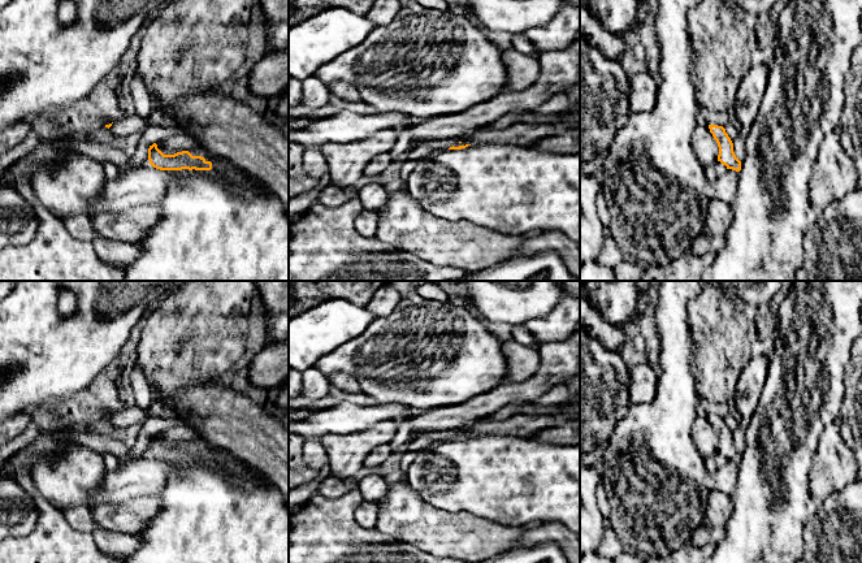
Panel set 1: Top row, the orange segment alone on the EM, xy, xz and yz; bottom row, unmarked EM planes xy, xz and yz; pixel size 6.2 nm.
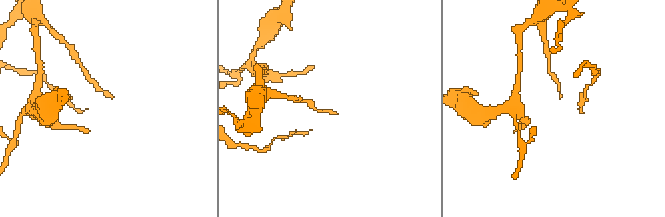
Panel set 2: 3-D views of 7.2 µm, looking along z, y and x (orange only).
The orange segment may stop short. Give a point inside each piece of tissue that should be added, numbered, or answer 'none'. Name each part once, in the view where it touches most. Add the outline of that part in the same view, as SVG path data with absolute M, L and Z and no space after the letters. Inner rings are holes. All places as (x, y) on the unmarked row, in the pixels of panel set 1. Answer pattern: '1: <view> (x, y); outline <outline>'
1: xy (225, 459); outline M199 438L195 441L189 442L192 447L202 447L205 450L205 452L211 452L212 454L212 460L207 462L211 465L221 465L224 467L226 471L231 472L231 473L254 473L255 476L259 476L261 478L261 486L267 488L270 484L268 481L265 481L261 475L256 471L254 471L252 468L250 468L248 465L246 465L243 462L241 462L239 459L237 459L234 455L231 455L228 451L216 449L213 446L209 446L207 443L207 441Z

